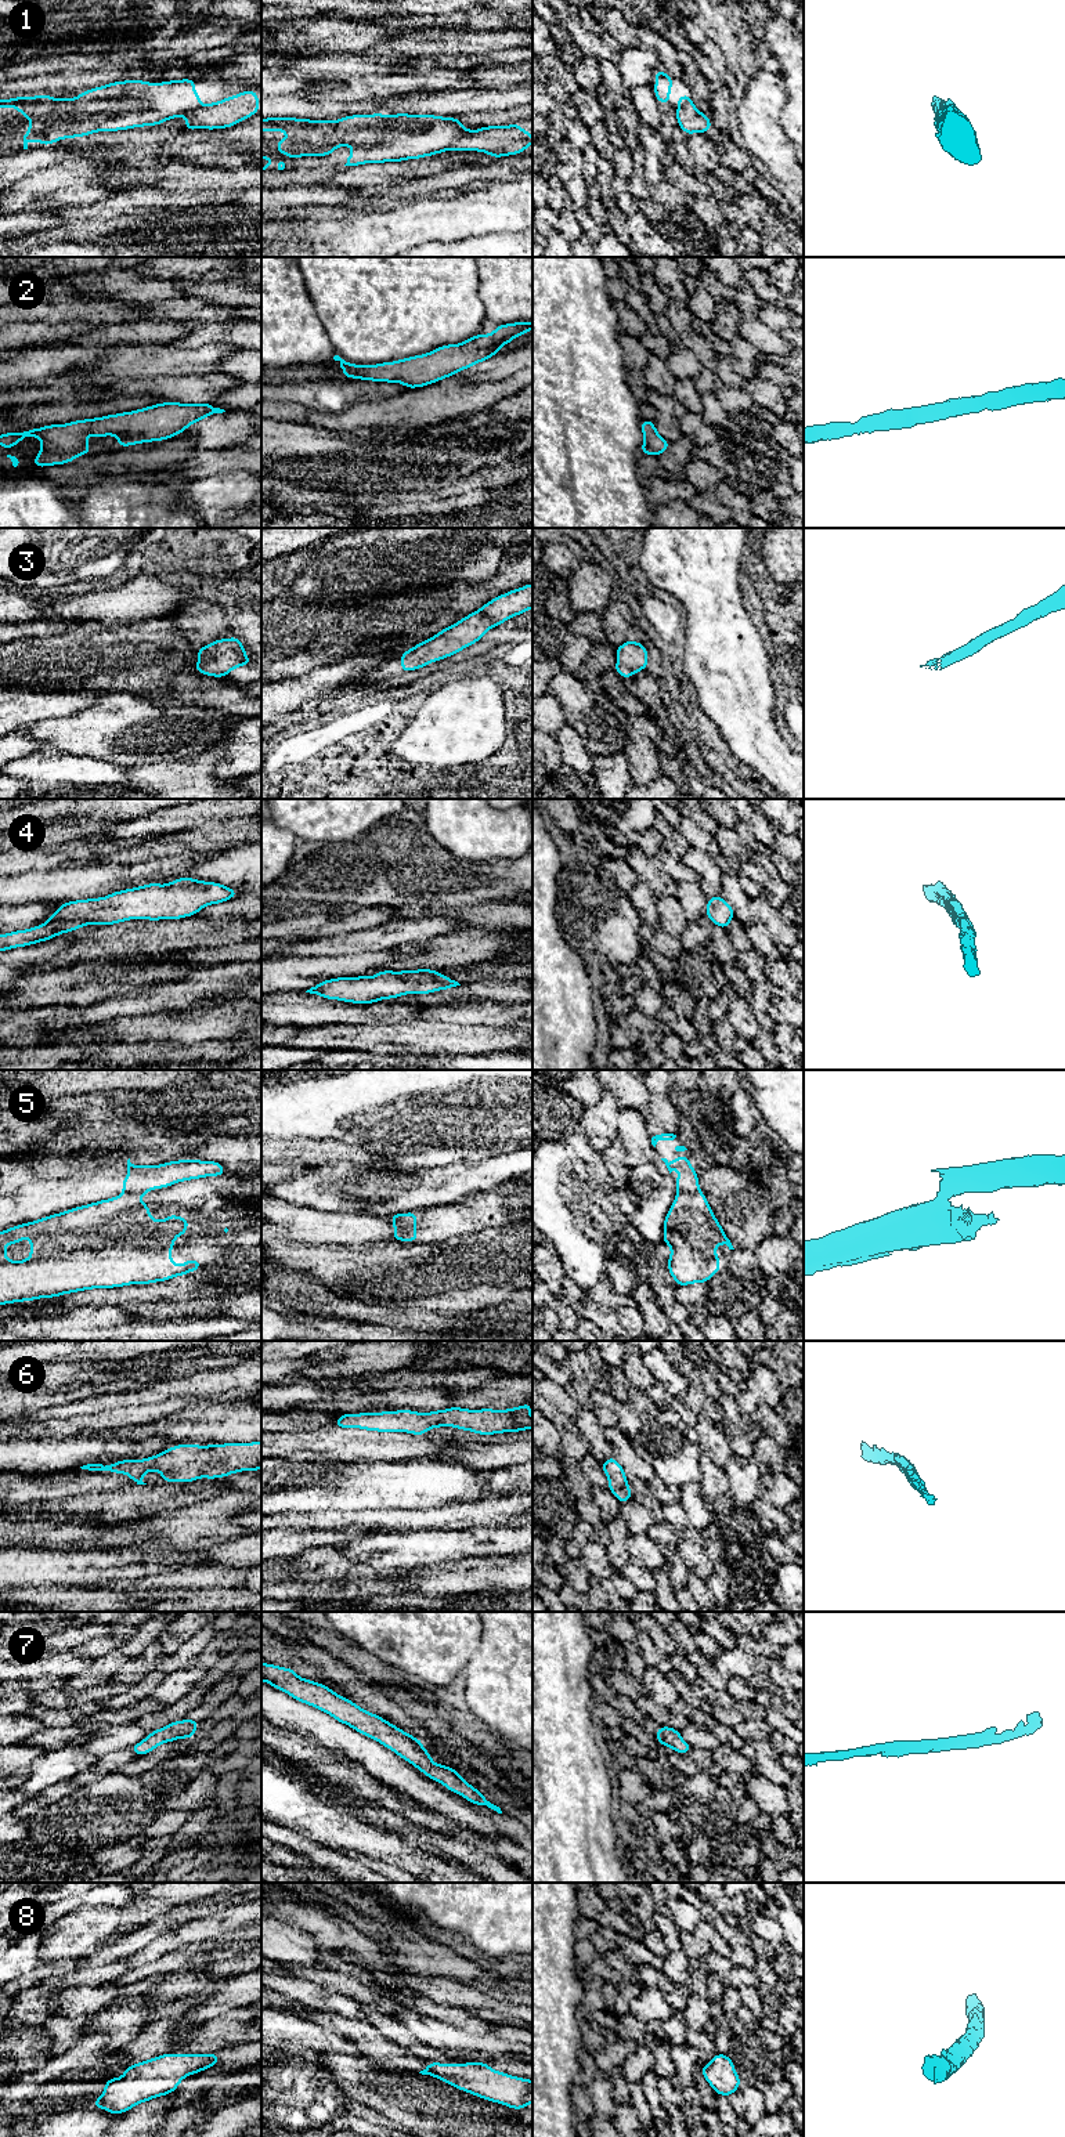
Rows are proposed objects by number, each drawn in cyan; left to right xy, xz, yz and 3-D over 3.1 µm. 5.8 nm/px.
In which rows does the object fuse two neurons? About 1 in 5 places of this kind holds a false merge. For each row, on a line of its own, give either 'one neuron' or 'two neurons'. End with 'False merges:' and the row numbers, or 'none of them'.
1: two neurons
2: one neuron
3: one neuron
4: one neuron
5: two neurons
6: one neuron
7: one neuron
8: one neuron
False merges: 1, 5

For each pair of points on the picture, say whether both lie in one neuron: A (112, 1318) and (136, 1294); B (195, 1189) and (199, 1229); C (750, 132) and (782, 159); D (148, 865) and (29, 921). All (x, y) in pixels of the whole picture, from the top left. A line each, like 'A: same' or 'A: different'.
A: different
B: same
C: same
D: different

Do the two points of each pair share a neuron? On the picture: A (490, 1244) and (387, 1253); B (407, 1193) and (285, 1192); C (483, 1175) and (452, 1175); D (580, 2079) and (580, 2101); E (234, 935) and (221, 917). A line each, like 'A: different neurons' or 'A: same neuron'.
A: same neuron
B: same neuron
C: same neuron
D: different neurons
E: different neurons

